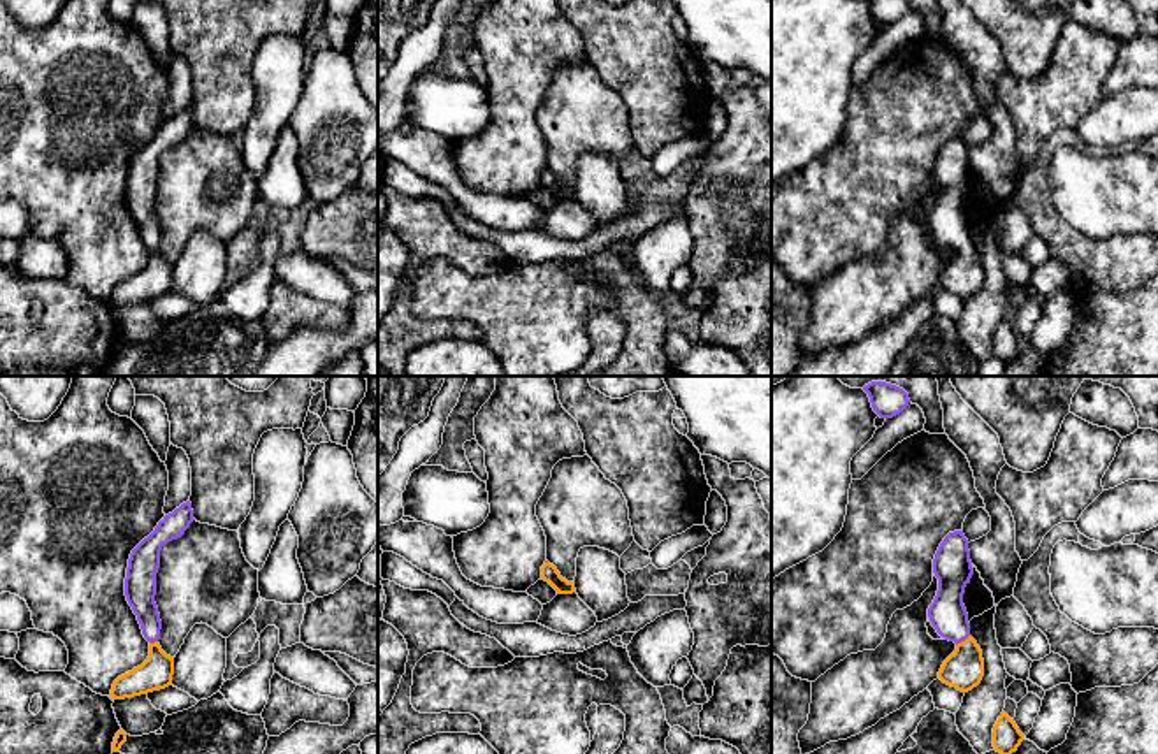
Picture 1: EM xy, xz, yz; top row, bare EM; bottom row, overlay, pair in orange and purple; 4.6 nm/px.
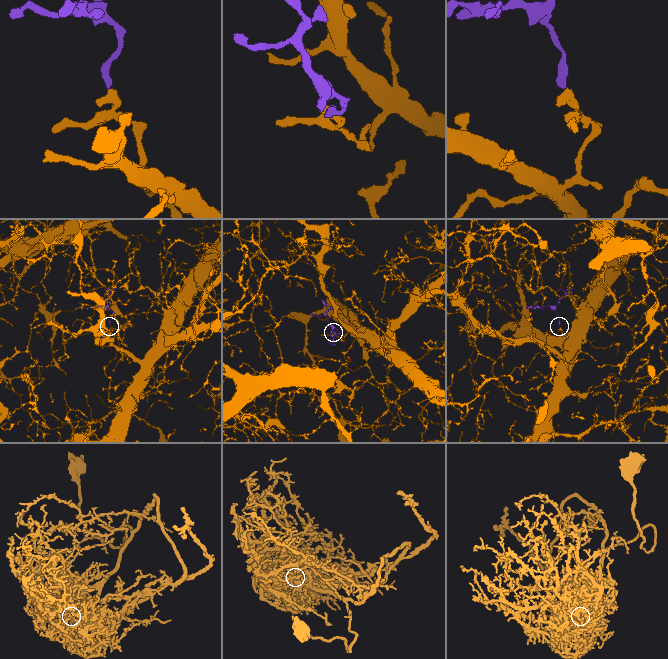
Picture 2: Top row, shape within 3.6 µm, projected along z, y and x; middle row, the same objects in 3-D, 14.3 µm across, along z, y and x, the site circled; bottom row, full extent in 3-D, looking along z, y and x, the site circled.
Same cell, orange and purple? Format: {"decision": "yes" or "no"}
{"decision": "yes"}

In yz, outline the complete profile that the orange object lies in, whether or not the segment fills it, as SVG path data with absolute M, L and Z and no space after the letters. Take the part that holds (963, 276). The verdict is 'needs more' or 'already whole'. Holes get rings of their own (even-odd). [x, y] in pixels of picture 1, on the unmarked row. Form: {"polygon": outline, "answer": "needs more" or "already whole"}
{"polygon": "M963 137L949 139L944 144L933 165L933 179L938 185L938 197L928 214L928 223L942 244L956 250L956 257L944 267L938 285L968 299L984 283L984 265L981 253L970 243L968 220L963 211L965 193L973 181Z", "answer": "needs more"}

